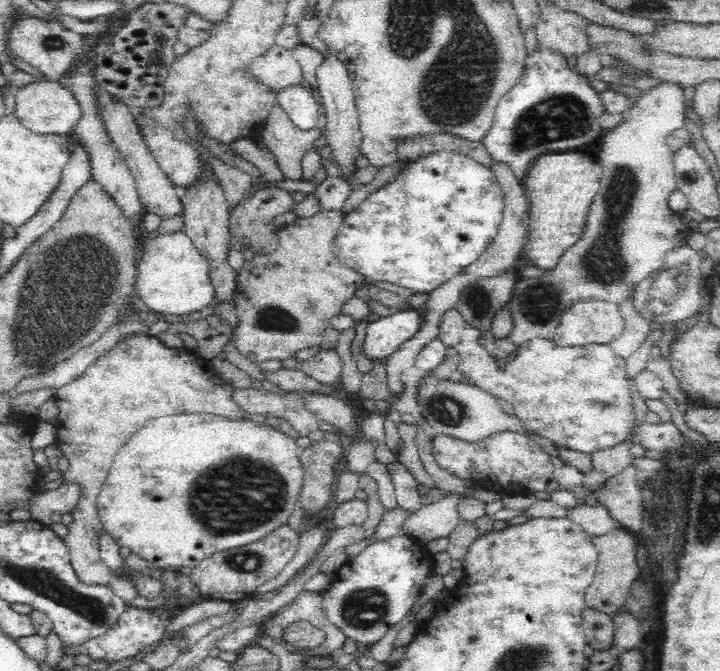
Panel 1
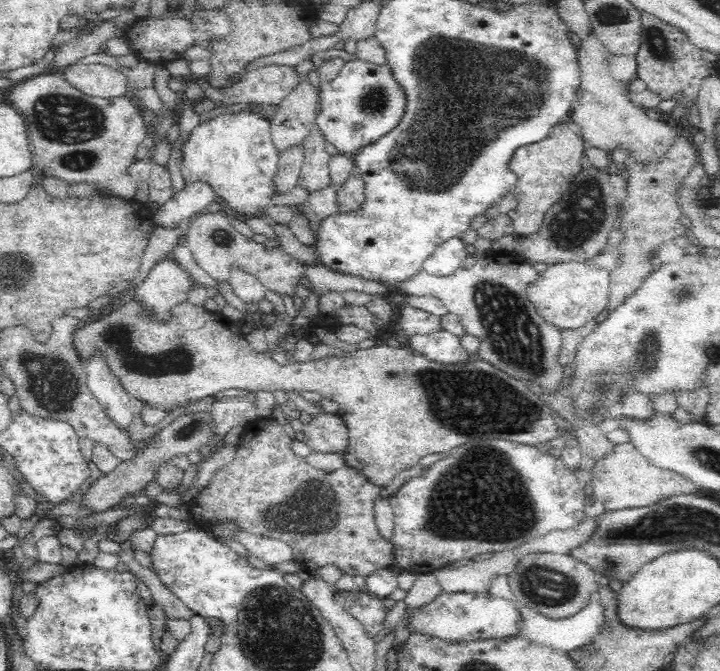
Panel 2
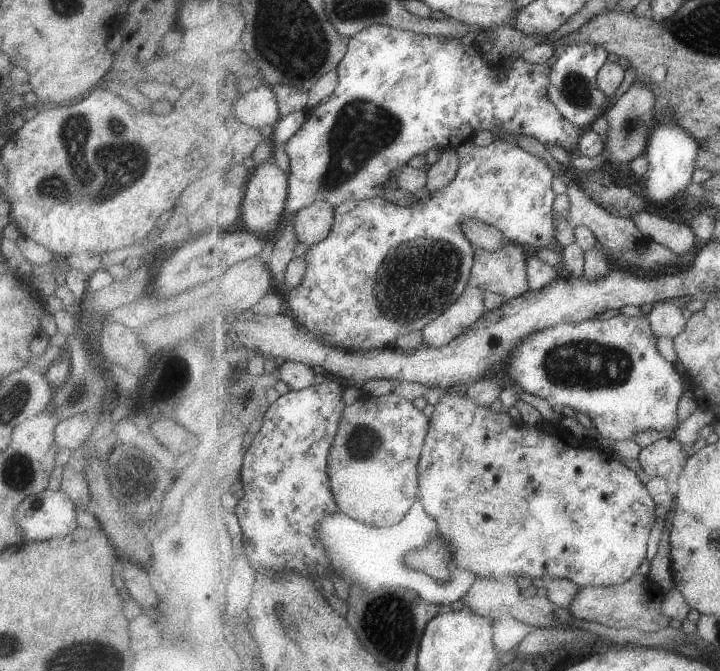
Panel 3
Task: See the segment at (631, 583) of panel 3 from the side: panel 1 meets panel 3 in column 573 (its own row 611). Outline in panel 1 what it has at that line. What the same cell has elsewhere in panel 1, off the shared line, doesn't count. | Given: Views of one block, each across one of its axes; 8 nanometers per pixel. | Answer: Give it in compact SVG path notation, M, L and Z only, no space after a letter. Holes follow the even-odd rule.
M620 525L606 534L594 537L593 543L598 551L598 558L594 578L584 592L585 606L613 616L625 605L627 594L640 574L640 567L636 563L637 545L632 534L627 533Z

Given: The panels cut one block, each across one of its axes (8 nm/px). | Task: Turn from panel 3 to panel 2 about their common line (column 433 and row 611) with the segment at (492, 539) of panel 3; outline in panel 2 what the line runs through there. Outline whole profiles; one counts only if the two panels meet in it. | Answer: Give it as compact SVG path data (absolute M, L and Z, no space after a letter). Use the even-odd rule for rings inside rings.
M442 593L430 604L411 612L409 630L428 631L429 634L448 638L450 642L472 638L508 638L517 636L520 628L518 609L510 601L486 593Z

